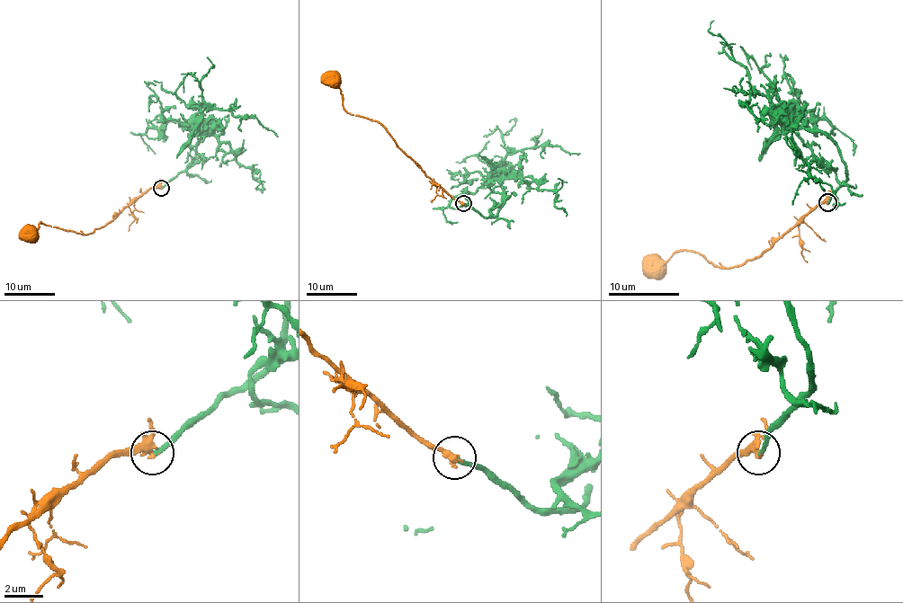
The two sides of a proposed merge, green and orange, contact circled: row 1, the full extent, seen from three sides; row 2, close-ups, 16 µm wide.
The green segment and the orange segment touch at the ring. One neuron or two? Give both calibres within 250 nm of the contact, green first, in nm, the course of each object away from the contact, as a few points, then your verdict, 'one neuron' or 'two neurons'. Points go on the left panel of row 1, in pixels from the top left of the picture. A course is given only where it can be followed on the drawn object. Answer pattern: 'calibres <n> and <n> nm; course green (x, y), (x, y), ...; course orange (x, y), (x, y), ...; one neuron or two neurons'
calibres 240 and 240 nm; course green (161, 188), (192, 163), (201, 141), (196, 119), (253, 170), (262, 185), (255, 190); course orange (161, 188), (149, 188), (136, 197), (111, 221), (90, 234), (40, 222), (36, 229), (26, 231), (30, 232); two neurons

